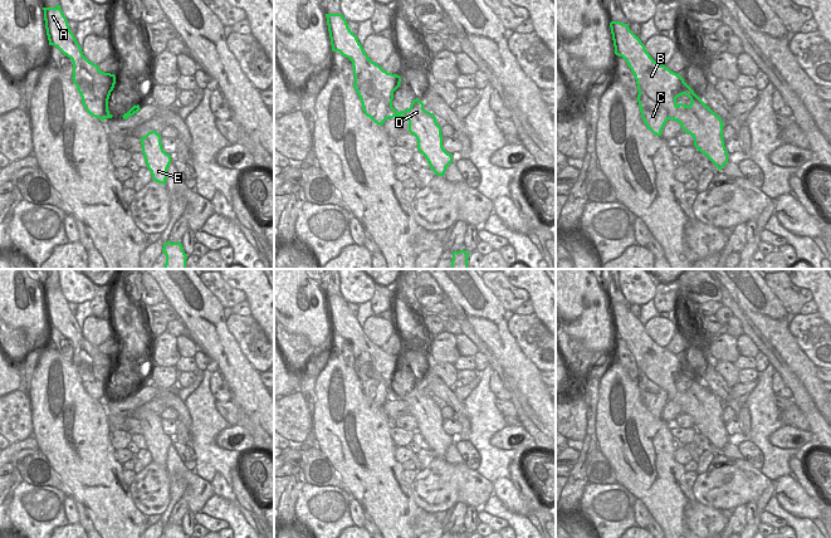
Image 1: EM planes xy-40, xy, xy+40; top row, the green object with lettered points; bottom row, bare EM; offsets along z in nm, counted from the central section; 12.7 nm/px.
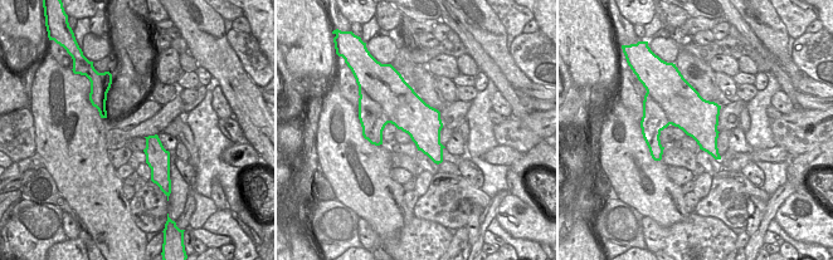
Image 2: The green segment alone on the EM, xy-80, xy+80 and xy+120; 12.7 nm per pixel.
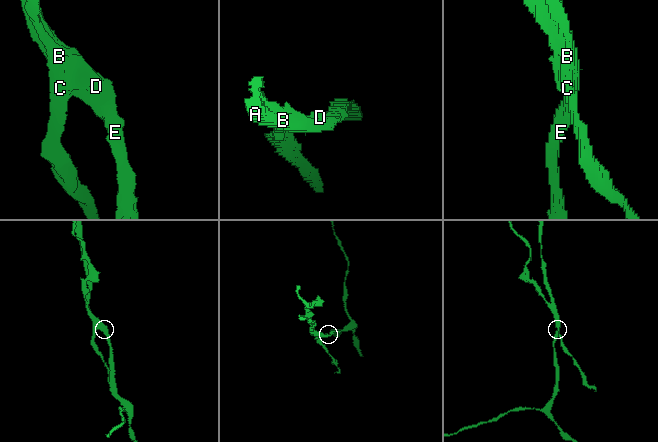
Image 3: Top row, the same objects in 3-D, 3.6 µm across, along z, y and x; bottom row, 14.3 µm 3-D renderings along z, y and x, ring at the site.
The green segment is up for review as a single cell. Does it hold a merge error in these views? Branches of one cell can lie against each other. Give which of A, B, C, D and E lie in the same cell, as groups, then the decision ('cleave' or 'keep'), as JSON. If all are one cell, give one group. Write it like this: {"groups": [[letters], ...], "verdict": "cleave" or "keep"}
{"groups": [["A", "B", "D", "E"], ["C"]], "verdict": "cleave"}

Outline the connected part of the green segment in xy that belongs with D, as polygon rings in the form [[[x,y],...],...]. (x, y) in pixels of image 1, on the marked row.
[[[326,14],[326,18],[332,52],[339,52],[352,62],[355,77],[362,70],[370,73],[367,94],[378,99],[380,108],[388,109],[388,118],[400,117],[409,122],[409,132],[417,140],[417,151],[425,156],[435,175],[444,176],[446,167],[453,162],[453,156],[443,147],[444,138],[436,117],[425,111],[424,103],[417,98],[409,109],[397,112],[392,107],[392,99],[393,92],[400,87],[401,77],[387,73],[368,58],[342,14]]]

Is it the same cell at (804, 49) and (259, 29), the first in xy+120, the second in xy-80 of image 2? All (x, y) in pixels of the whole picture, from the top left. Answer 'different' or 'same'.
different

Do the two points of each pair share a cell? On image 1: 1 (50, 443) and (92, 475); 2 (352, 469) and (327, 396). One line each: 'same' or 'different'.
1: same
2: same

